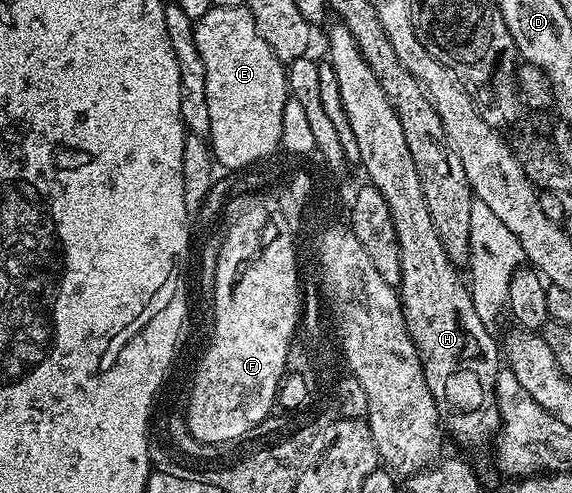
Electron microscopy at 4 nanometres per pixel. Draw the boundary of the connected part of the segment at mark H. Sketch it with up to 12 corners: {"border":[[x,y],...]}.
{"border":[[333,23],[327,63],[386,198],[404,321],[443,425],[500,431],[502,348],[430,222],[402,122]]}

